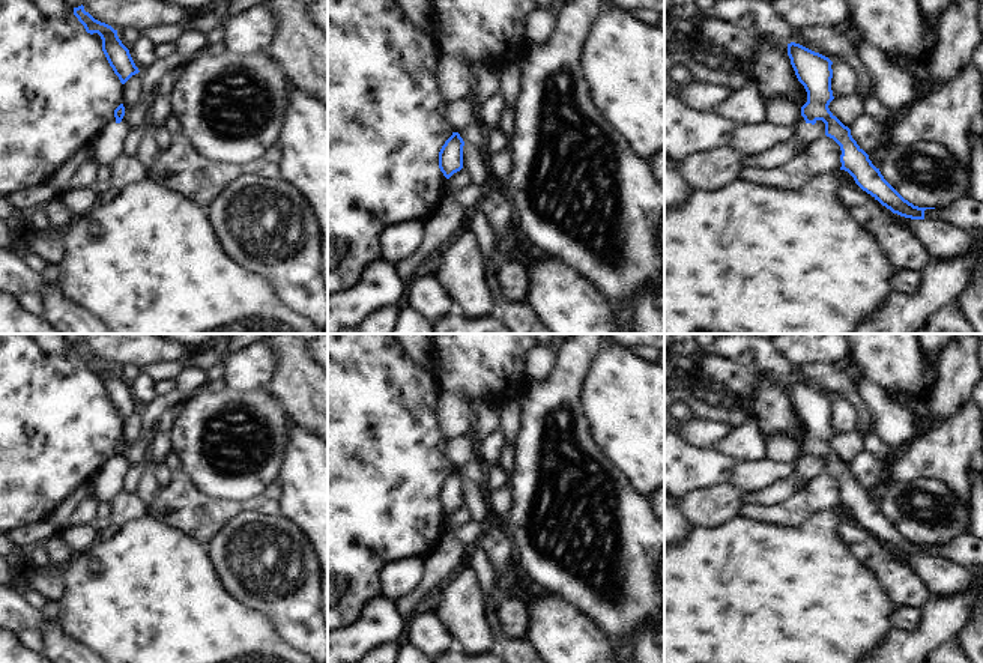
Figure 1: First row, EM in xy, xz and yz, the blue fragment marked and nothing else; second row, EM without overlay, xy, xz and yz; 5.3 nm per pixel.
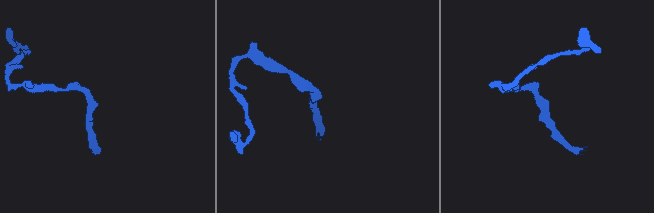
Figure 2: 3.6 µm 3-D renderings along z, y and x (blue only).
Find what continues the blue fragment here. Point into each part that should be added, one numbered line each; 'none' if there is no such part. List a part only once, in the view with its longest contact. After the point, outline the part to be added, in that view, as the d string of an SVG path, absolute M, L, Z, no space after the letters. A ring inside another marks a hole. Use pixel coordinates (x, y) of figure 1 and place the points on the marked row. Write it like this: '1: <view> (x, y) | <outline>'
1: yz (967, 214) | M971 195L945 207L926 209L924 218L944 221L966 233L983 233L983 203Z

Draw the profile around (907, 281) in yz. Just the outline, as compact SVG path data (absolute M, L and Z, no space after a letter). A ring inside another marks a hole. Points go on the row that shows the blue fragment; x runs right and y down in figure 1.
M897 269L890 278L890 286L894 292L914 295L921 284L920 272L911 269Z

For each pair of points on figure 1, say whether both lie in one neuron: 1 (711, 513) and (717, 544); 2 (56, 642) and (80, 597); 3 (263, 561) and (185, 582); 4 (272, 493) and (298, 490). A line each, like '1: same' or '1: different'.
1: different
2: different
3: different
4: different

